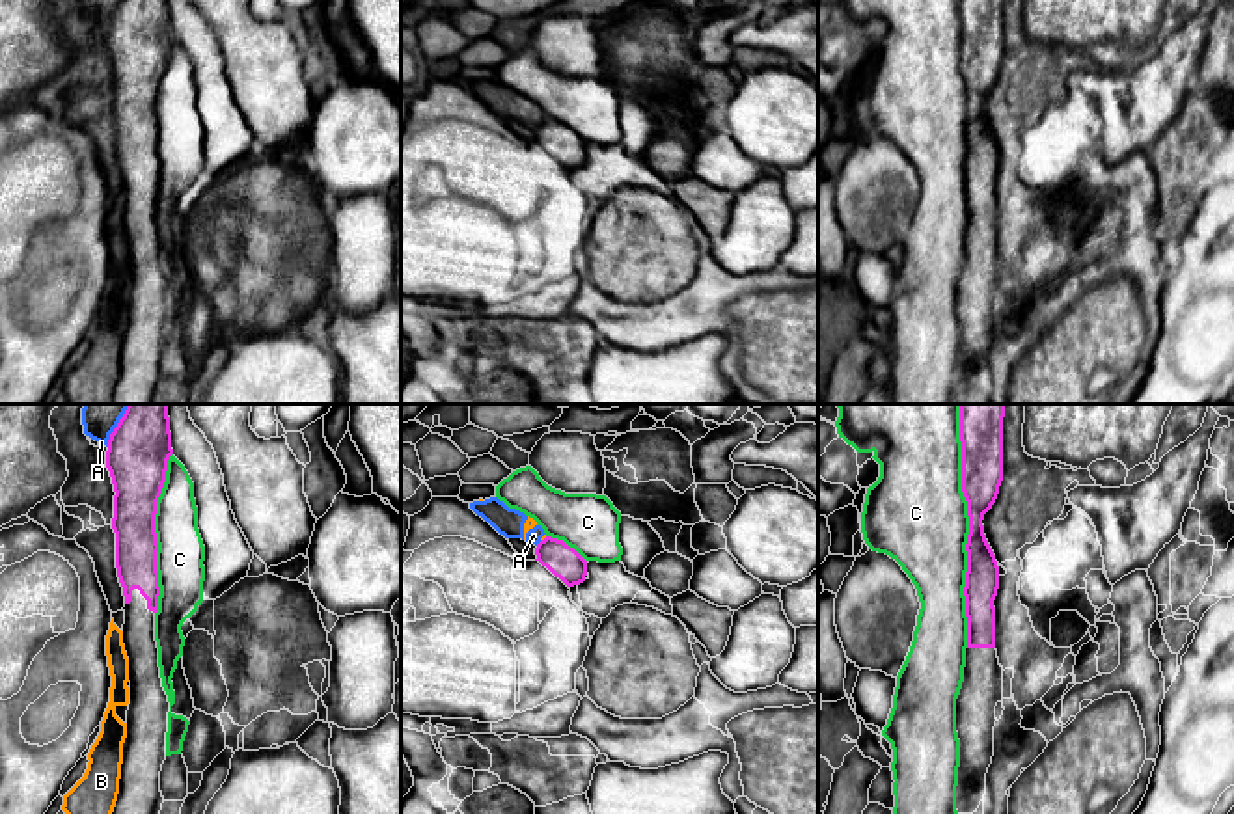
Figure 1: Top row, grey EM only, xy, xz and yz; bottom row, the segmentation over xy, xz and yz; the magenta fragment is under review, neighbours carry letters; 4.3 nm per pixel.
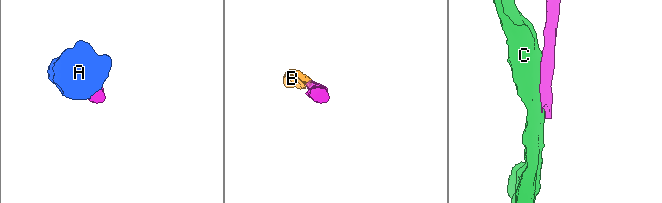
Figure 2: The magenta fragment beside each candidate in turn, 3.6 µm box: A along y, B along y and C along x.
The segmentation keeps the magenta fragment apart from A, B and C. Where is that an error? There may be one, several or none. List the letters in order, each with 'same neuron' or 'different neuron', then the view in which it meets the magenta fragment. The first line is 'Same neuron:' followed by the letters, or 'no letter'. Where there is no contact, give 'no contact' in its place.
Same neuron: no letter
A: different neuron; contact in xy
B: different neuron; contact in xz
C: different neuron; contact in yz

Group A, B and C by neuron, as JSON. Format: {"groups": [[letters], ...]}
{"groups": [["A", "B"], ["C"]]}

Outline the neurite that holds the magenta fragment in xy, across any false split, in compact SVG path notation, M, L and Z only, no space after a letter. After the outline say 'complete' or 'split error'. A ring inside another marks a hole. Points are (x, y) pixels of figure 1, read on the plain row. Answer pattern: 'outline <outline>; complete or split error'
outline M121 0L108 22L114 67L116 151L125 179L123 227L130 287L119 376L112 404L158 404L170 285L162 270L155 196L158 194L157 84L173 37L170 0Z; split error

